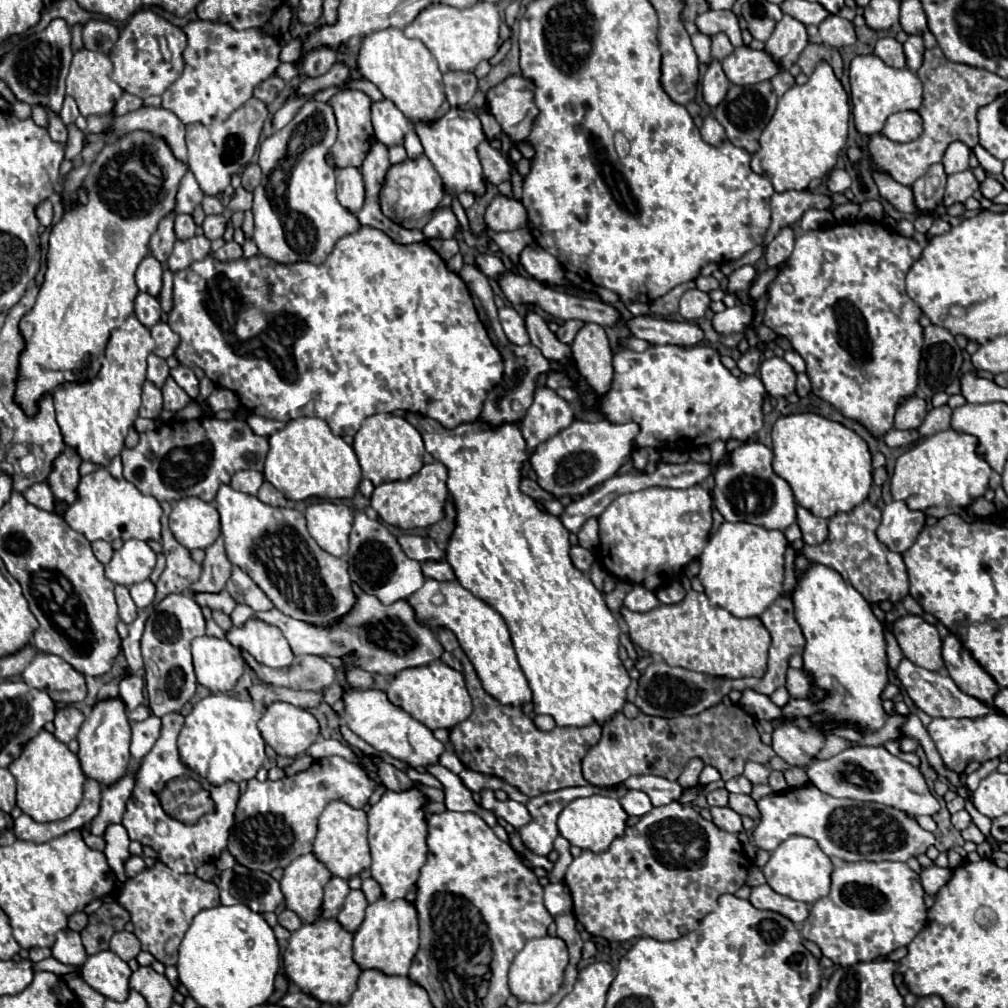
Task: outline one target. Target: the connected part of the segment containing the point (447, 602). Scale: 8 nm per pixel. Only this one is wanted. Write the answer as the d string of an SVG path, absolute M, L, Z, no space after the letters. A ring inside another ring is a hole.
M428 579L422 589L418 589L410 597L410 605L416 609L418 621L426 623L428 627L444 625L448 627L460 641L460 647L468 655L470 663L476 669L476 675L488 695L492 695L502 705L524 705L532 701L532 691L528 689L528 681L518 665L508 627L504 619L484 601L476 599L470 591L466 591L458 581L434 581ZM432 597L444 597L440 605L432 601ZM424 601L424 603L422 603ZM422 603L422 605L420 605Z

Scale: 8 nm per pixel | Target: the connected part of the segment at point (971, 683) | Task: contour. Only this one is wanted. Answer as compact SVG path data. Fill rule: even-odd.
M948 633L942 641L942 659L948 669L948 675L960 685L960 689L986 705L992 705L992 699L998 691L996 681L986 673L986 669L964 649L960 639L954 633Z

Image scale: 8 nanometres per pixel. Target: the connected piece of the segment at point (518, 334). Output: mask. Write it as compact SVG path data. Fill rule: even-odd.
M506 307L500 311L500 321L502 321L508 341L512 341L514 345L528 345L530 343L524 319L512 307Z

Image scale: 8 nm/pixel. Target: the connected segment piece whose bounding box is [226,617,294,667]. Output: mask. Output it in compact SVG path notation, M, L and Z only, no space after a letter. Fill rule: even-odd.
M250 617L242 627L234 627L226 637L234 639L240 649L248 651L266 667L288 667L294 659L294 653L280 629L260 621L258 617Z

